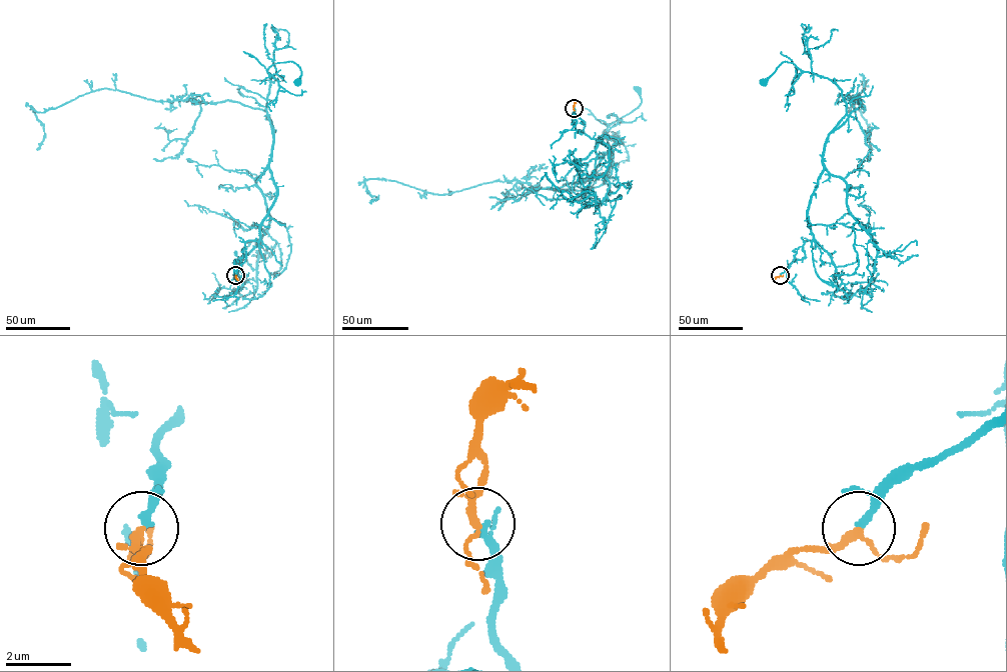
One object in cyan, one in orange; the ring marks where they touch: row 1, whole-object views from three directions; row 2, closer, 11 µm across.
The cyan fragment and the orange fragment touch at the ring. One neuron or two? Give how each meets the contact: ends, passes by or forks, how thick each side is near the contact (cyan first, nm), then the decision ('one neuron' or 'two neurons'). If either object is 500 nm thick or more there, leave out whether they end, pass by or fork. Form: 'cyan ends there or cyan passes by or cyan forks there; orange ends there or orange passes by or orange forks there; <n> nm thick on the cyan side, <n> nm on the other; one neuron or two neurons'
cyan passes by; orange forks there; 160 nm thick on the cyan side, 170 nm on the other; one neuron

